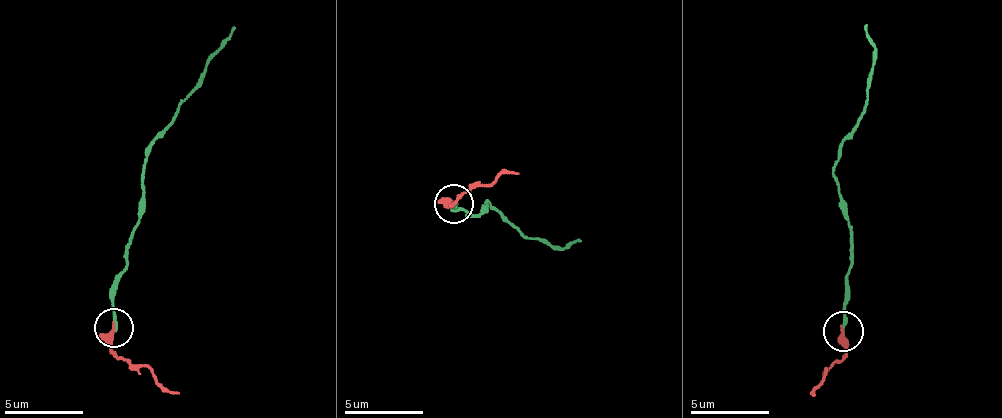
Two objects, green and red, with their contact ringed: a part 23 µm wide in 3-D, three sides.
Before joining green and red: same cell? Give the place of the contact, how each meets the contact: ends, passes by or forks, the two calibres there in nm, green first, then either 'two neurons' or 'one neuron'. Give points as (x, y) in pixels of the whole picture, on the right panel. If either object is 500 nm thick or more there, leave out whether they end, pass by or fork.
(843, 331) | green ends | red ends | 190/440 nm | two neurons

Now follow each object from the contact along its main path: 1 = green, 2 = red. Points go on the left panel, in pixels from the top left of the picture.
1: (114, 327), (114, 275), (126, 264), (149, 142), (197, 84), (205, 61), (233, 25)
2: (114, 327), (114, 354), (134, 365), (145, 365), (161, 384), (180, 392)

